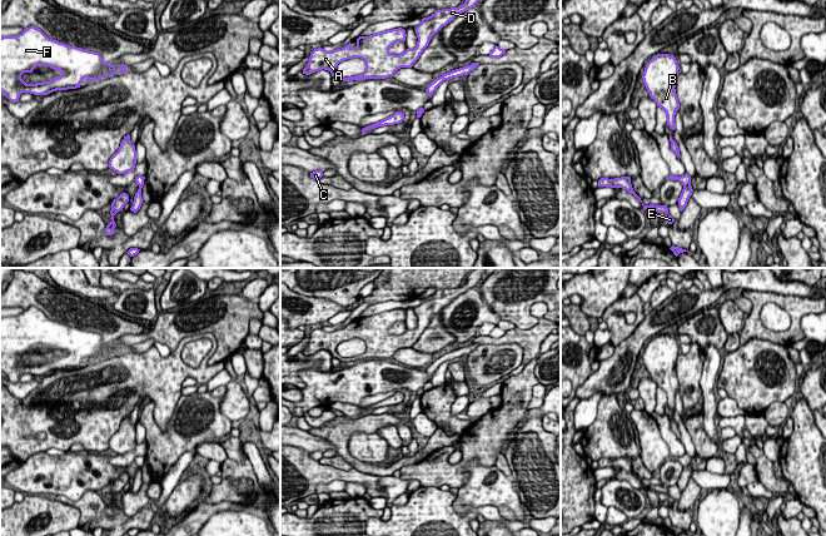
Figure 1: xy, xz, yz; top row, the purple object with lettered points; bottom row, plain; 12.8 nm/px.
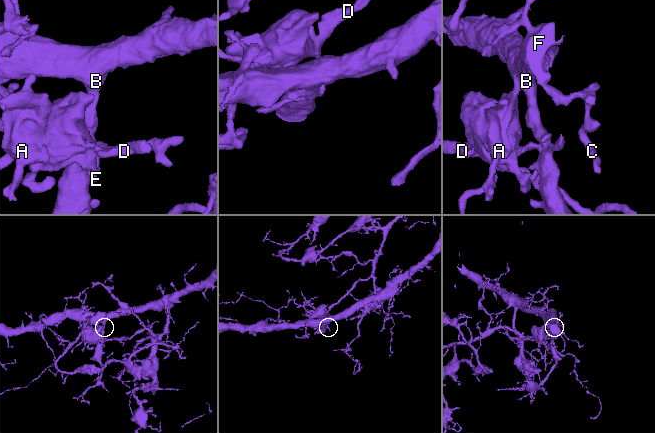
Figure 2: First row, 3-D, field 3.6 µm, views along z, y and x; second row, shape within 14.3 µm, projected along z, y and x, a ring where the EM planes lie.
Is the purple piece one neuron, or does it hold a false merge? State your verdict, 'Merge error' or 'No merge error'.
Merge error

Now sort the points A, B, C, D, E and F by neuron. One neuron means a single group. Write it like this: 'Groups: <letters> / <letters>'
Groups: A D E / B C F

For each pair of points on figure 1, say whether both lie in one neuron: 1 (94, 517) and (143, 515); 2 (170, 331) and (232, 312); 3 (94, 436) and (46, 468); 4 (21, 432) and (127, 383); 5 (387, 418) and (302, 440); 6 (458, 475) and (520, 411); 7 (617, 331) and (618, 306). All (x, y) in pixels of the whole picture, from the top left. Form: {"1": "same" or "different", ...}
{"1": "same", "2": "same", "3": "different", "4": "same", "5": "different", "6": "same", "7": "same"}

